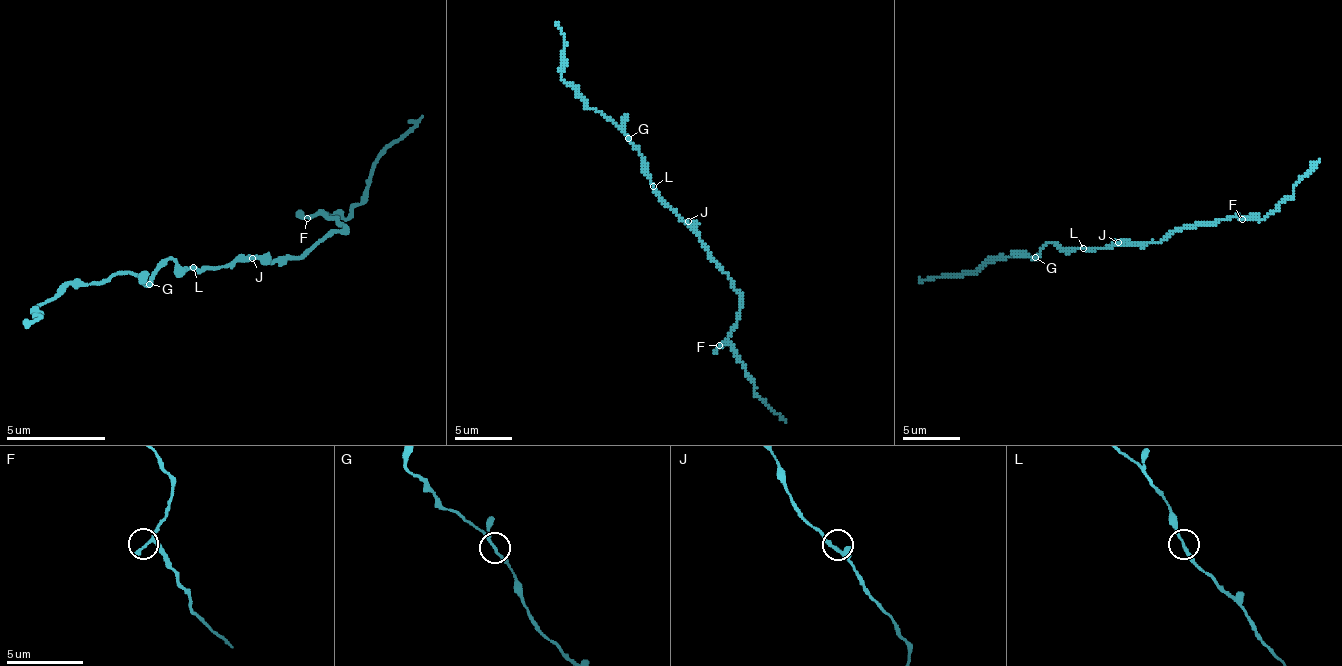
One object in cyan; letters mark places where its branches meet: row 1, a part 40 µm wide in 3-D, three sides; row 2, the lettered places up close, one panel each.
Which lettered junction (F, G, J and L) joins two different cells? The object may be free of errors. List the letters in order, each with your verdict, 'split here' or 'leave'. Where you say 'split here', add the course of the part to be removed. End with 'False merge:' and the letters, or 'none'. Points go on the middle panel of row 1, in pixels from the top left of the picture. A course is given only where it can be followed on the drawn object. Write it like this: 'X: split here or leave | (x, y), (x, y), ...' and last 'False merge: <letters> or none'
F: leave
G: leave
J: leave
L: leave
False merge: none

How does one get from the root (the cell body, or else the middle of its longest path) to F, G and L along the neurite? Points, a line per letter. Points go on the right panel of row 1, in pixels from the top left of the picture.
F: (1121, 245), (1124, 242), (1161, 242), (1178, 228), (1216, 225), (1221, 219), (1233, 216), (1242, 219)
G: (1121, 245), (1060, 248), (1049, 242), (1034, 257)
L: (1121, 245), (1083, 248)

